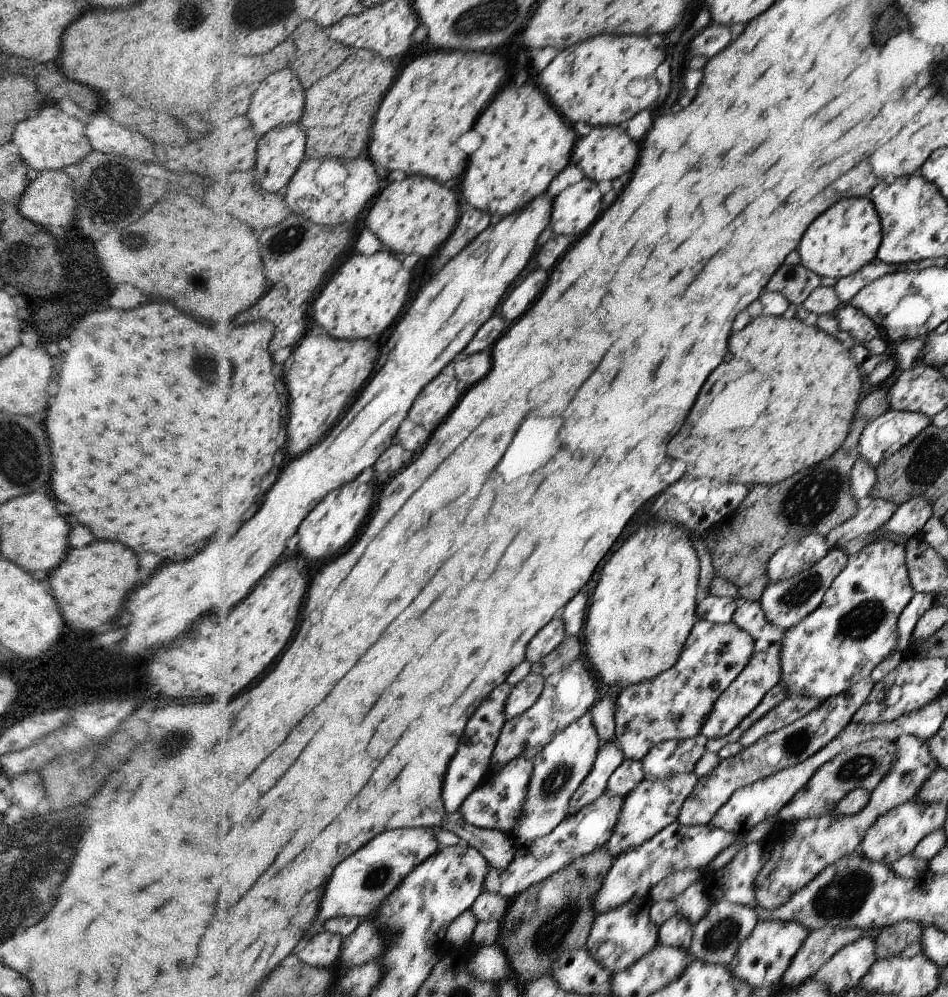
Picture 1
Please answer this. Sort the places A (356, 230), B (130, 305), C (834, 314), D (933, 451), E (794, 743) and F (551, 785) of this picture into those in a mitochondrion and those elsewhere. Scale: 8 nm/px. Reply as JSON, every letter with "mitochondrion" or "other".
{"A":"other","B":"other","C":"other","D":"mitochondrion","E":"mitochondrion","F":"mitochondrion"}

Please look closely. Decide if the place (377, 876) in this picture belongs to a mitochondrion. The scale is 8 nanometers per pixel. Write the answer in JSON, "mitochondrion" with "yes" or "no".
{"mitochondrion":"yes"}

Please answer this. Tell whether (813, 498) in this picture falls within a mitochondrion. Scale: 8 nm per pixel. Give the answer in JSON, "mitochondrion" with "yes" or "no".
{"mitochondrion":"yes"}

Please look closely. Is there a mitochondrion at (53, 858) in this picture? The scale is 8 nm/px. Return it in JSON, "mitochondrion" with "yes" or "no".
{"mitochondrion":"yes"}

